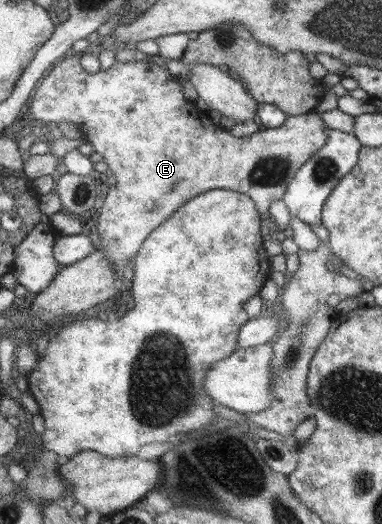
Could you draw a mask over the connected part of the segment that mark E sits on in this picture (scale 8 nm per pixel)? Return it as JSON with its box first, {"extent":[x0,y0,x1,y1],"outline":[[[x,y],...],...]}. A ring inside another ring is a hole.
{"extent":[28,56,327,273],"outline":[[[78,56],[66,57],[58,60],[48,75],[39,81],[29,106],[28,112],[36,123],[46,126],[71,122],[78,126],[81,137],[92,145],[94,152],[101,154],[101,160],[111,170],[115,184],[98,209],[95,230],[99,250],[104,252],[105,259],[112,263],[117,273],[123,270],[126,262],[136,257],[153,228],[165,222],[187,201],[208,190],[223,189],[246,194],[256,202],[262,218],[271,221],[269,205],[282,198],[297,169],[327,141],[327,127],[317,113],[287,116],[279,128],[262,128],[239,138],[219,128],[219,124],[203,124],[201,112],[183,98],[181,86],[173,77],[148,61],[114,61],[106,70],[91,74],[80,65]]]}

